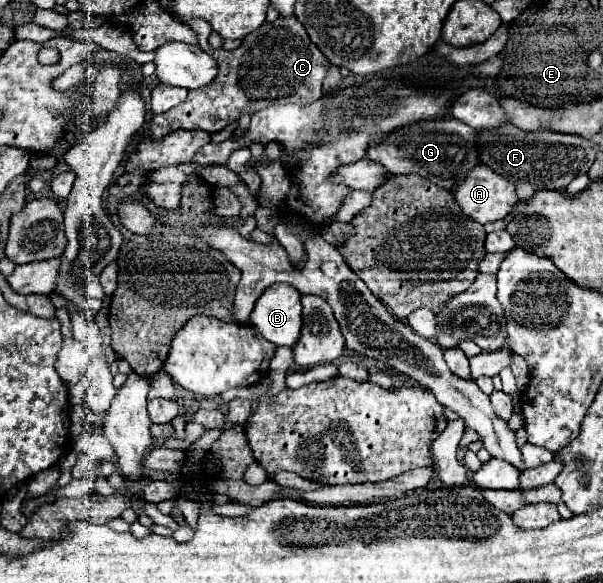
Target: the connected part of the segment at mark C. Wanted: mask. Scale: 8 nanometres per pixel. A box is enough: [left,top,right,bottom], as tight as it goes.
[148,18,332,140]

